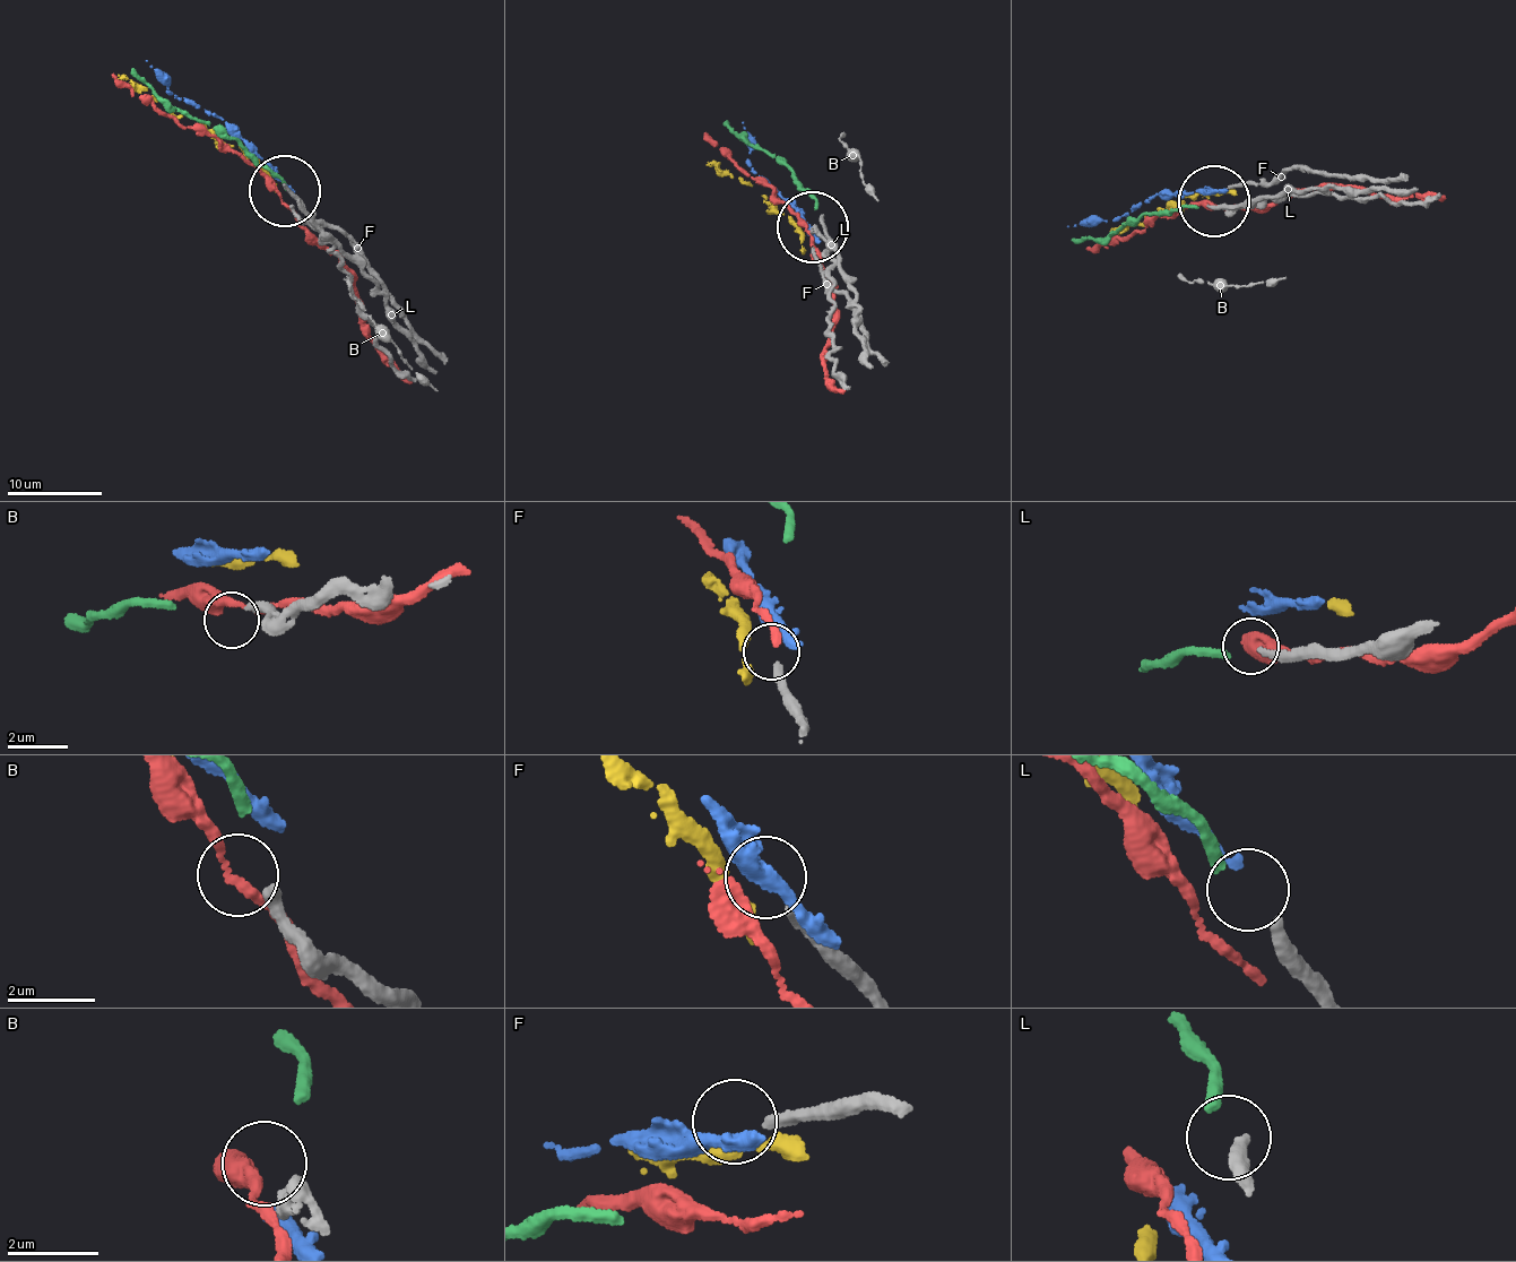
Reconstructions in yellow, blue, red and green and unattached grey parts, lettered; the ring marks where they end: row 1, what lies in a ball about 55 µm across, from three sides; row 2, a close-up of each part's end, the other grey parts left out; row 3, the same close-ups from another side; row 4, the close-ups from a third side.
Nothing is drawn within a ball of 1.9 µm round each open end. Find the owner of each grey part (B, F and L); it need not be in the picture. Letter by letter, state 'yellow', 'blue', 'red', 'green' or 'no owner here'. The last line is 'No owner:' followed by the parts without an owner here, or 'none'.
B: no owner here
F: no owner here
L: green
No owner: B, F

